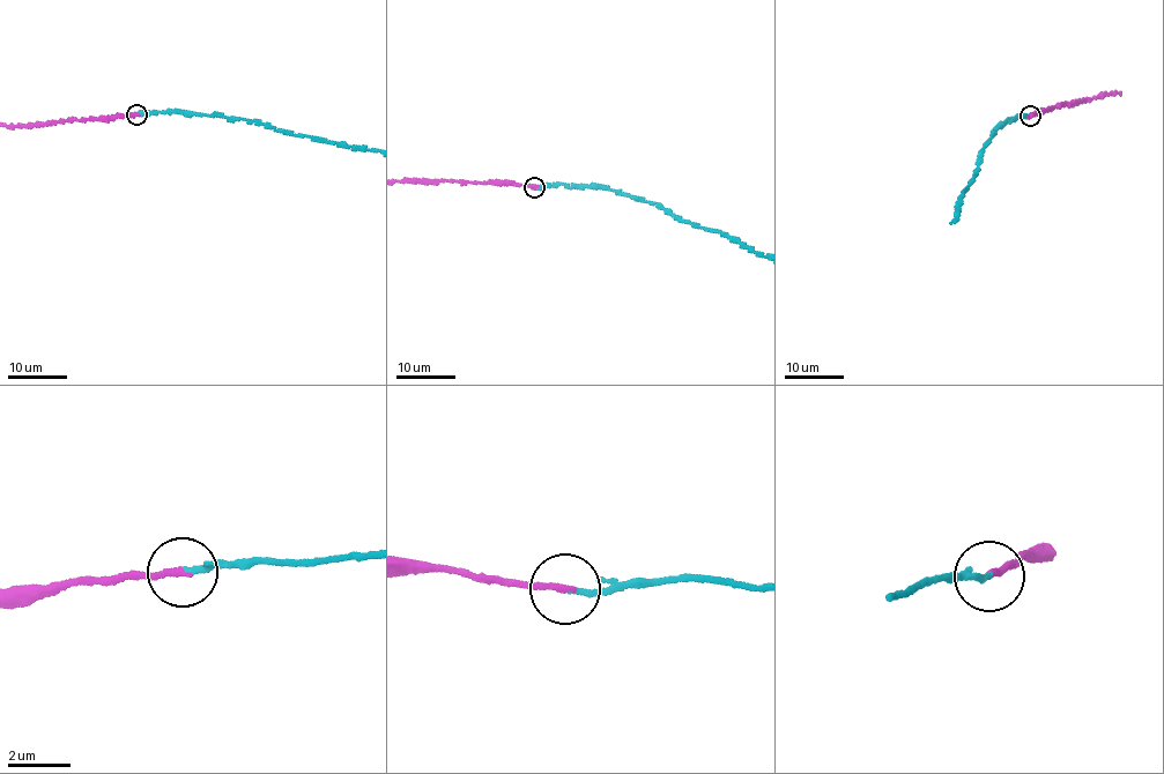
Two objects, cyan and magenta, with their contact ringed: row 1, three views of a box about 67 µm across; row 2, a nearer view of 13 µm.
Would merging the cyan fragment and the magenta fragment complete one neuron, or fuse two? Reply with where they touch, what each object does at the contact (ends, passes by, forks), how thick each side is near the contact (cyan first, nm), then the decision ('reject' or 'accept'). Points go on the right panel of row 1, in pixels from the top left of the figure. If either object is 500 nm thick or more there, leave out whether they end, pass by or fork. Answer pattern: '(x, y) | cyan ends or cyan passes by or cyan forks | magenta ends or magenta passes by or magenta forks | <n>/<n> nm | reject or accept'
(1030, 116) | cyan ends | magenta ends | 190/200 nm | accept

